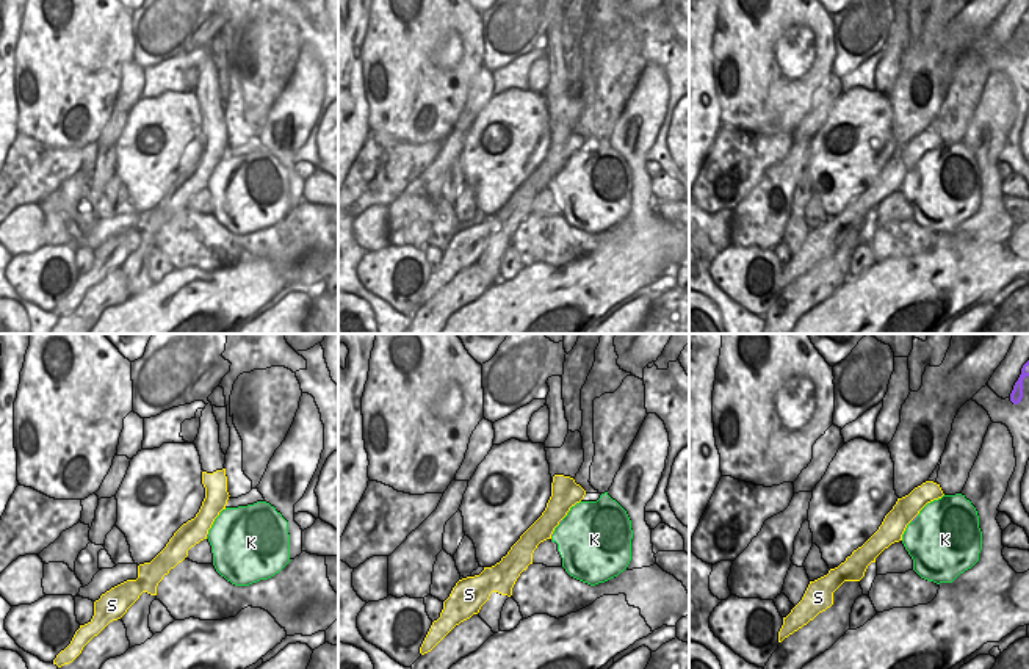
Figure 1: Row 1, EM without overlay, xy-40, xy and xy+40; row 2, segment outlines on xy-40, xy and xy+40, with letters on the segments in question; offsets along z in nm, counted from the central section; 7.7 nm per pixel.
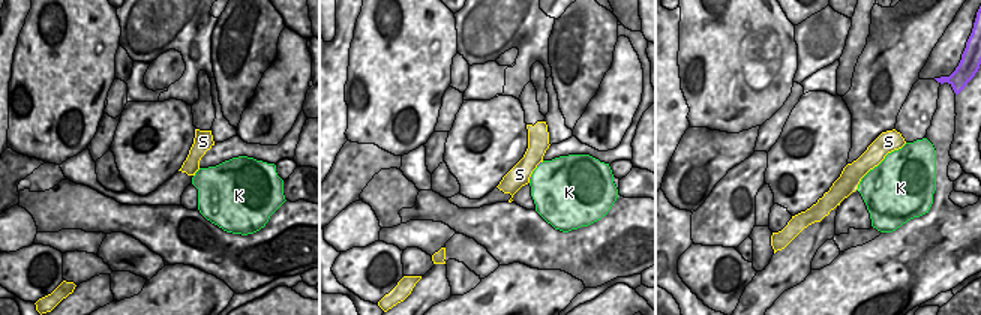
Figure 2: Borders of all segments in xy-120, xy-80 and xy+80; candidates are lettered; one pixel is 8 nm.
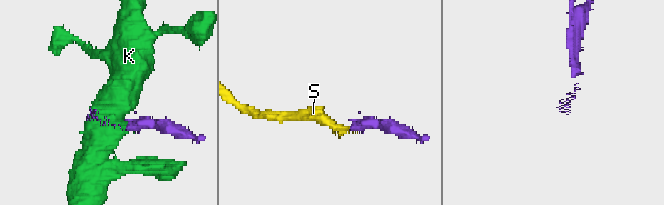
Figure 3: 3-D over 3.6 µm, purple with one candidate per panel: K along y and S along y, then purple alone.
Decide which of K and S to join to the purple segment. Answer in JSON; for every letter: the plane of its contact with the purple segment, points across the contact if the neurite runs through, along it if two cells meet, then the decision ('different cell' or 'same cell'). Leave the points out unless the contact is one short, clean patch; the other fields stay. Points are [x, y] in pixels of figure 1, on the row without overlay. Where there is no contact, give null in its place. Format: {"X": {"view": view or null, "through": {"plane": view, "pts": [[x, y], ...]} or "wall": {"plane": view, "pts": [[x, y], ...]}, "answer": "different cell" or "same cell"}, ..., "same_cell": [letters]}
{"K": {"view": "xy+40", "answer": "different cell"}, "S": {"view": "xy+40", "answer": "same cell"}, "same_cell": ["S"]}

